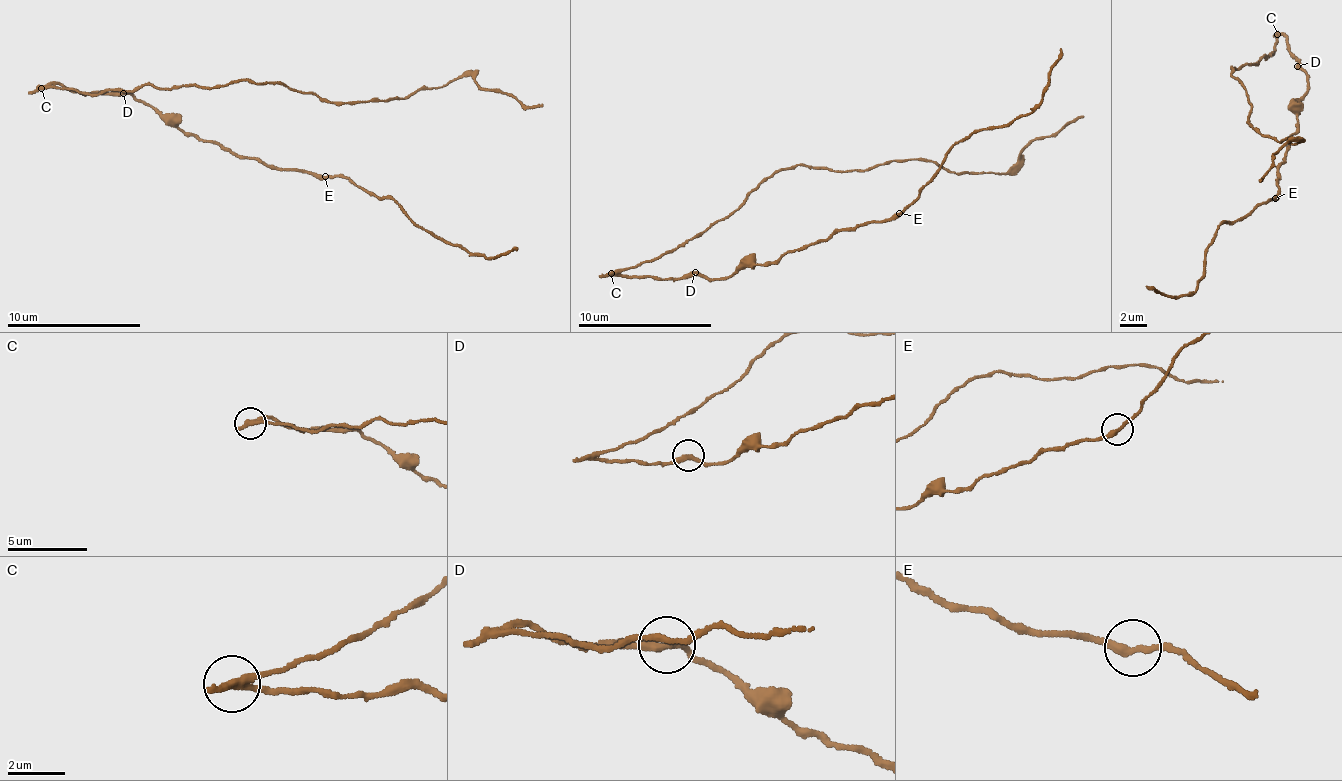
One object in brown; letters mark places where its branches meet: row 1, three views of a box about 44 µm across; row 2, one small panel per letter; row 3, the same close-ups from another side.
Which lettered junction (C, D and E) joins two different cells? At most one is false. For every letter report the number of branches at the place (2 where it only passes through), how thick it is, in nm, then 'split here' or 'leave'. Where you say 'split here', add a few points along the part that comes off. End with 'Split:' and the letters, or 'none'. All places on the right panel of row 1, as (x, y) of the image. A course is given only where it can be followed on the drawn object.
C: branches 2; calibre 260 nm; split here; course (1278, 35), (1272, 56), (1231, 67), (1252, 105), (1248, 122), (1281, 143), (1300, 142), (1284, 144), (1259, 181)
D: branches 2; calibre 280 nm; leave
E: branches 2; calibre 260 nm; leave
Split: C

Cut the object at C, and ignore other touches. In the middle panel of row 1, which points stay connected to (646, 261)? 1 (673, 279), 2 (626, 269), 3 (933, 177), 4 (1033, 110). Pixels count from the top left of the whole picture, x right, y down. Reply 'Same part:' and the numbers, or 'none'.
Same part: 2

